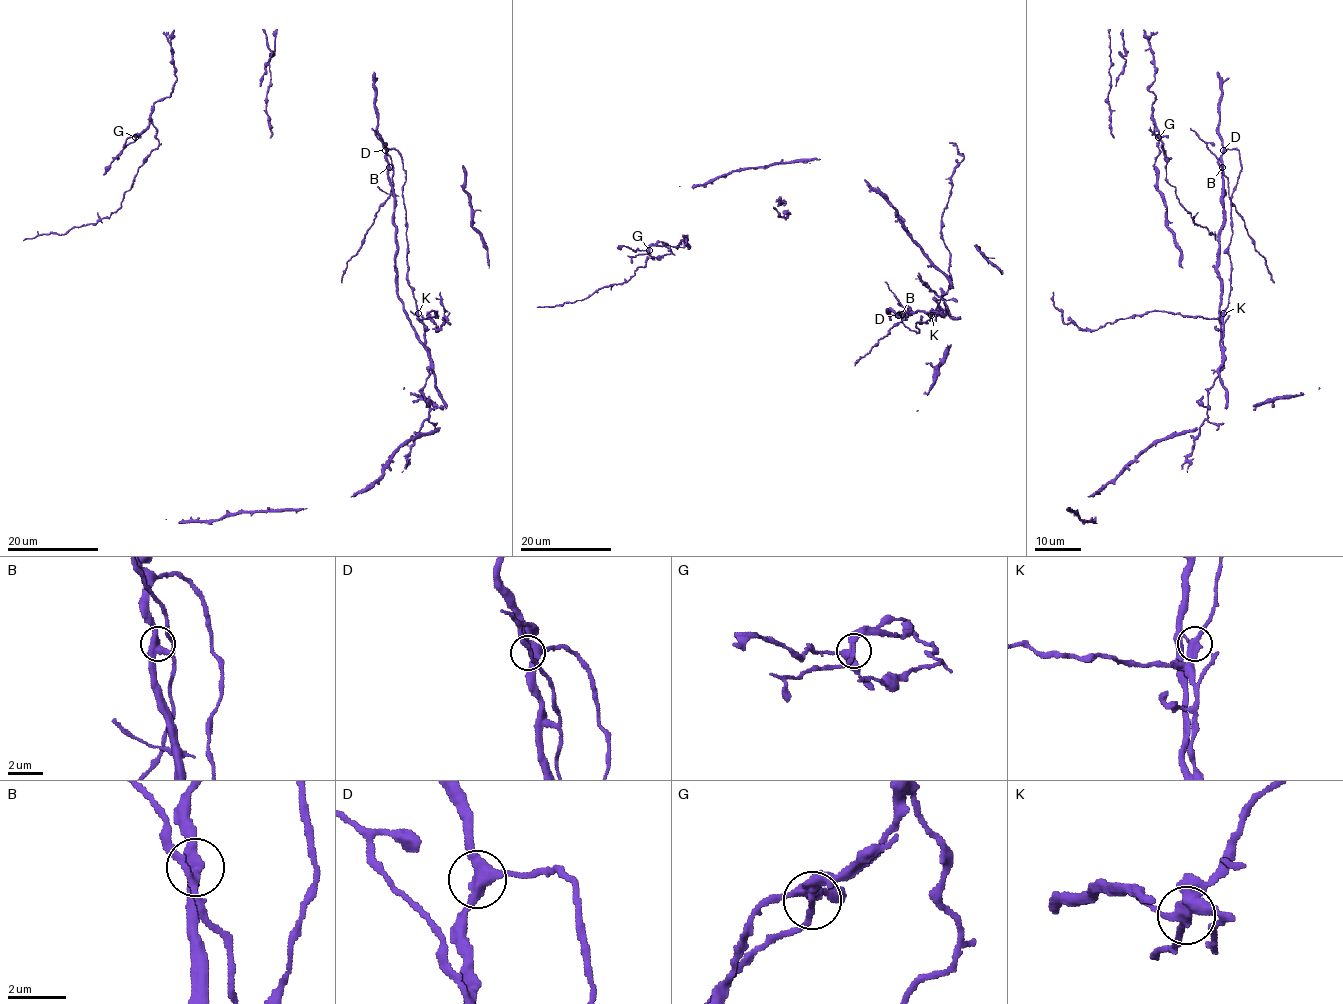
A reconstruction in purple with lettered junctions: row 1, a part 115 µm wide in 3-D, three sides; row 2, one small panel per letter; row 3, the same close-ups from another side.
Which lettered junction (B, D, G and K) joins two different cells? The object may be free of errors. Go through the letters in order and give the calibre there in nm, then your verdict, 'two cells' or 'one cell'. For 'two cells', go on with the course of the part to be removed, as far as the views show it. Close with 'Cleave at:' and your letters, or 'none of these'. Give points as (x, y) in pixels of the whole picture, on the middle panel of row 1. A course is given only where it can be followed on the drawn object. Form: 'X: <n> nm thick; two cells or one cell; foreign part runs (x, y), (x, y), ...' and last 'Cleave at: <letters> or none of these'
B: 360 nm thick; two cells; foreign part runs (903, 314), (906, 314), (906, 319), (898, 322), (855, 365)
D: 400 nm thick; one cell
G: 260 nm thick; one cell
K: 340 nm thick; one cell
Cleave at: B

